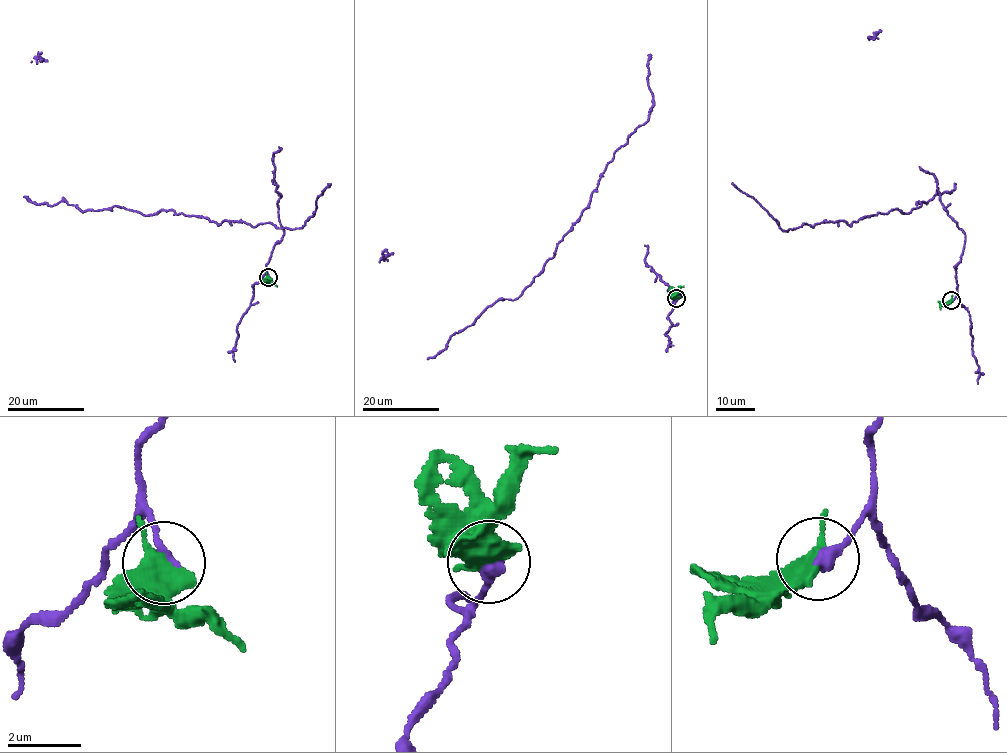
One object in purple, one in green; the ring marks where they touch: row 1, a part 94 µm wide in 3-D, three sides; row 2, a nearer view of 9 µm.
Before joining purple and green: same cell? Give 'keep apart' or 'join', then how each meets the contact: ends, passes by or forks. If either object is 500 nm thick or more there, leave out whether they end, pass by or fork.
keep apart; purple ends; green passes by

